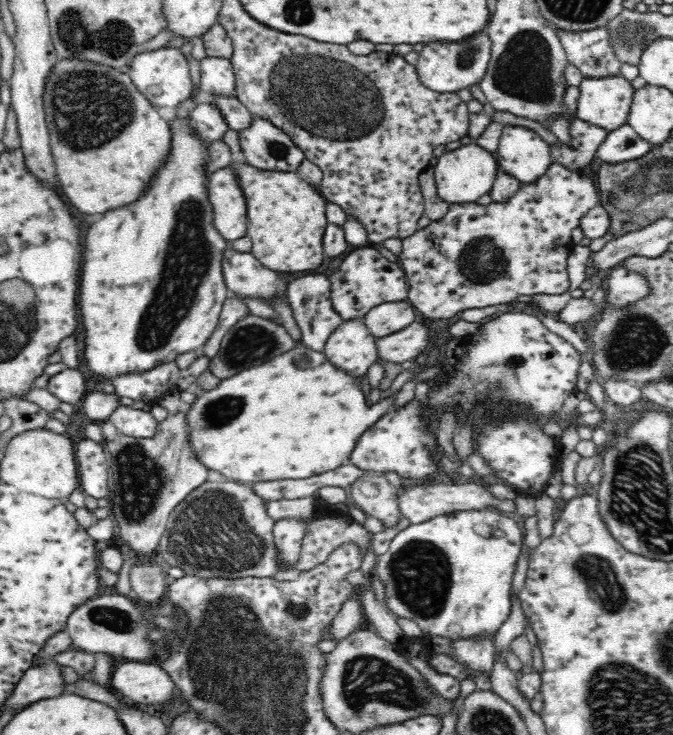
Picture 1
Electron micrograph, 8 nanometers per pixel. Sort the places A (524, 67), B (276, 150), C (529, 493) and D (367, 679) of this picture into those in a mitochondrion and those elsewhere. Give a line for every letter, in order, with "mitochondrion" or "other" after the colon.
A: mitochondrion
B: mitochondrion
C: other
D: mitochondrion

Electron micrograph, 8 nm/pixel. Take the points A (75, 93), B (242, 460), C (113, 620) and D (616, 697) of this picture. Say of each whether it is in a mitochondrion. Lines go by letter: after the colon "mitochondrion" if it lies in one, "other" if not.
A: mitochondrion
B: other
C: mitochondrion
D: mitochondrion

